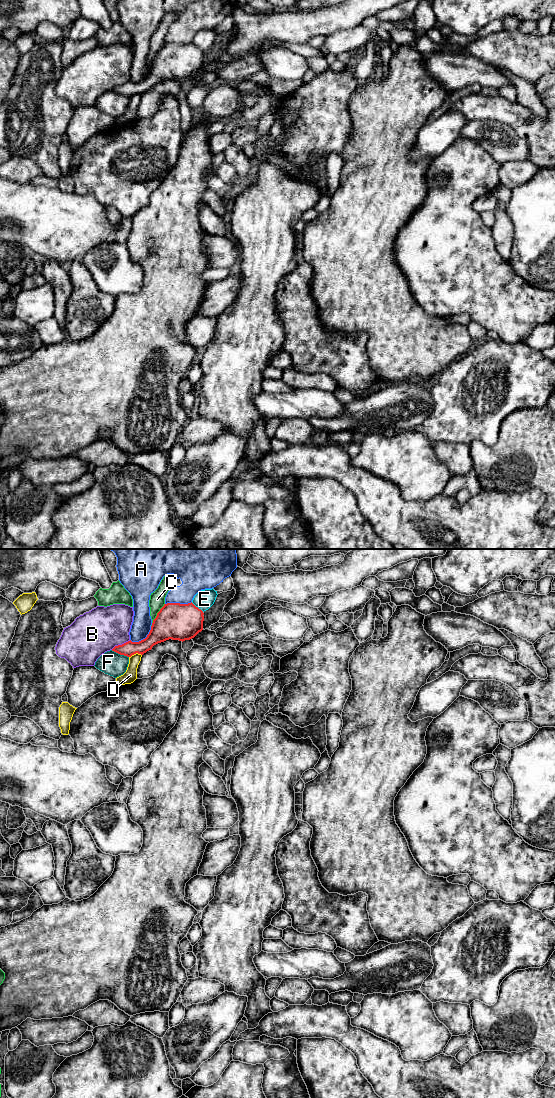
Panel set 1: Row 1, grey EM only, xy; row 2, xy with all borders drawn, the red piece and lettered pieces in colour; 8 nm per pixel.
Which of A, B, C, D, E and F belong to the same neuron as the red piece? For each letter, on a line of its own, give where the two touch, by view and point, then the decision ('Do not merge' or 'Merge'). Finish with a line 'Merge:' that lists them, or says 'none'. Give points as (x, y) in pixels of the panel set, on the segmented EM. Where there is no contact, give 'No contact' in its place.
A: Touches red at xy (143, 639). Do not merge
B: Touches red at xy (120, 645). Do not merge
C: Touches red at xy (157, 613). Do not merge
D: Touches red at xy (135, 653). Do not merge
E: Touches red at xy (197, 607). Do not merge
F: Touches red at xy (120, 654). Do not merge
Merge: none

